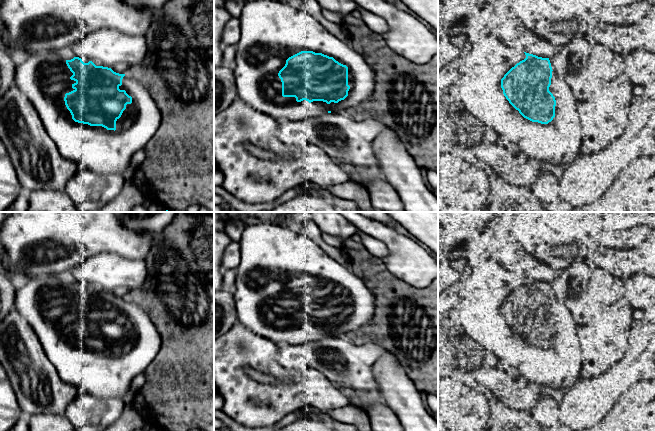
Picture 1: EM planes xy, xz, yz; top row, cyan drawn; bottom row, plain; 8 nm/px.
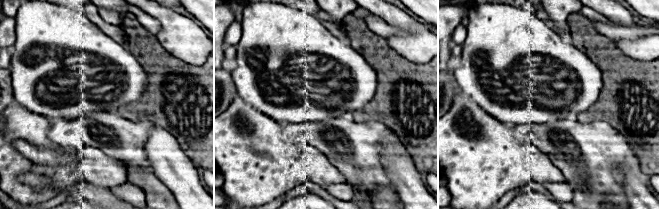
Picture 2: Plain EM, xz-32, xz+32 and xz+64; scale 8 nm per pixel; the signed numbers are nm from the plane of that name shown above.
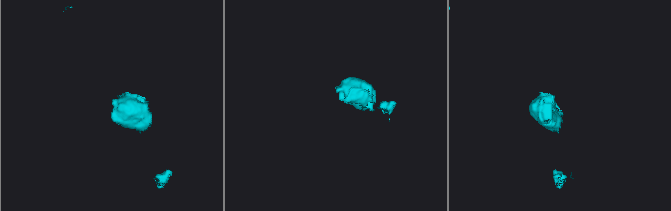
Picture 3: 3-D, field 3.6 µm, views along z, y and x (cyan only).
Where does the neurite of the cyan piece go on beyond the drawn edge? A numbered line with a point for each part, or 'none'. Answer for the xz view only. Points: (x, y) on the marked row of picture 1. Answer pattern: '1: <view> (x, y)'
1: xz (272, 31)

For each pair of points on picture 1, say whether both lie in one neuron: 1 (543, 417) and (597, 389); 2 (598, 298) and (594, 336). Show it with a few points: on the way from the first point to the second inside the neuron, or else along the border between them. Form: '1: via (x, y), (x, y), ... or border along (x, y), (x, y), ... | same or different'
1: border along (557, 403), (558, 416), (561, 420) | different
2: border along (620, 297), (607, 304), (594, 304) | different

